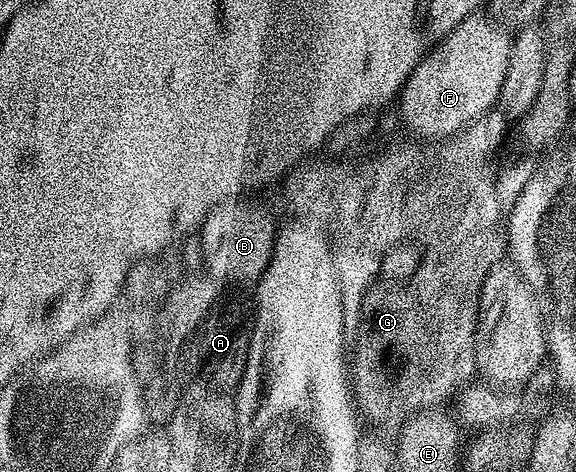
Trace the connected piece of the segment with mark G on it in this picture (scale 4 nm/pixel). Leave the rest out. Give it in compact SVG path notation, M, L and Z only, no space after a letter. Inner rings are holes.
M490 229L488 231L476 231L467 237L458 247L448 252L438 263L422 262L422 265L415 274L409 278L406 283L400 285L390 285L388 282L381 281L369 288L369 292L363 297L361 302L361 317L355 328L357 334L357 356L351 359L351 394L355 400L355 406L362 416L365 415L373 423L394 423L400 425L409 419L415 413L423 409L439 407L449 402L460 392L461 388L466 386L478 374L477 369L477 318L481 308L481 294L483 293L483 281L487 273L497 263L502 262L507 255L507 239L504 234L500 235L500 230Z

